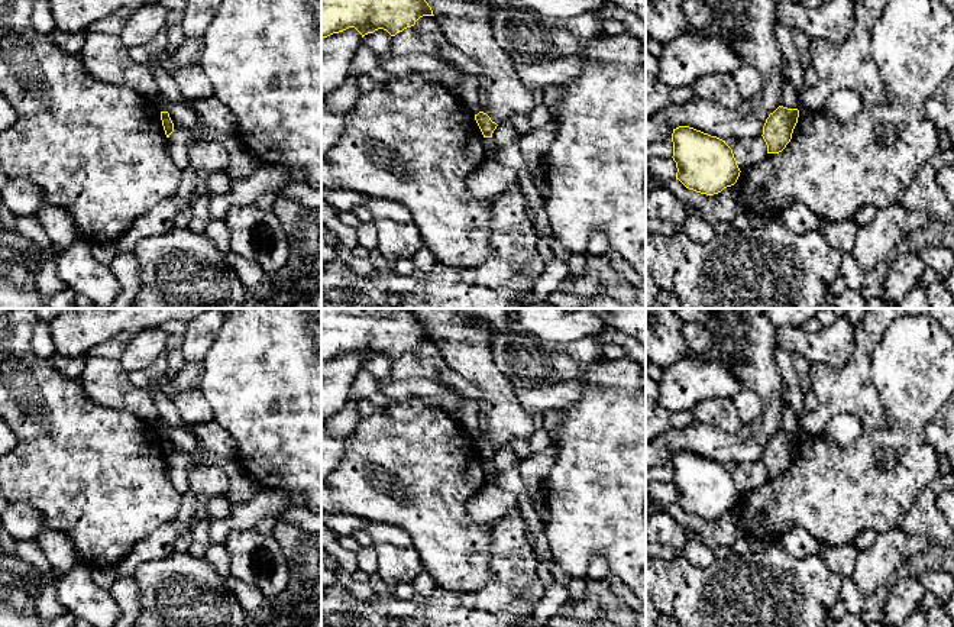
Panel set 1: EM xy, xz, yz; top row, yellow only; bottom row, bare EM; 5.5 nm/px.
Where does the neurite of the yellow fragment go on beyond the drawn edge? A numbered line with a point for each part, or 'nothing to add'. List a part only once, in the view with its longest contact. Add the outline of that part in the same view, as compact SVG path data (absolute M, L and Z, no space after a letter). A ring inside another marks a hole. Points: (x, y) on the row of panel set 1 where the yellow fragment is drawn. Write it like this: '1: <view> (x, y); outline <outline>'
nothing to add

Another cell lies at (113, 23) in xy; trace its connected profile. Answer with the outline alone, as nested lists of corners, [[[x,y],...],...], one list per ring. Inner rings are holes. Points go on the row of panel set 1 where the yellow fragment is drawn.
[[[122,7],[107,17],[96,20],[91,25],[90,30],[120,35],[123,25],[127,22],[129,14],[130,10]]]

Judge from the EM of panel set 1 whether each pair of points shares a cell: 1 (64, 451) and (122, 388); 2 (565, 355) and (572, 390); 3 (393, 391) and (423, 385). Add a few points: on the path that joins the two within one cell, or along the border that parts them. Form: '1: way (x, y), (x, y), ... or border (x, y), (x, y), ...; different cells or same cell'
1: border (80, 384), (93, 401), (128, 410), (138, 417); different cells
2: border (576, 378), (536, 387); different cells
3: way (400, 390), (416, 388); same cell

